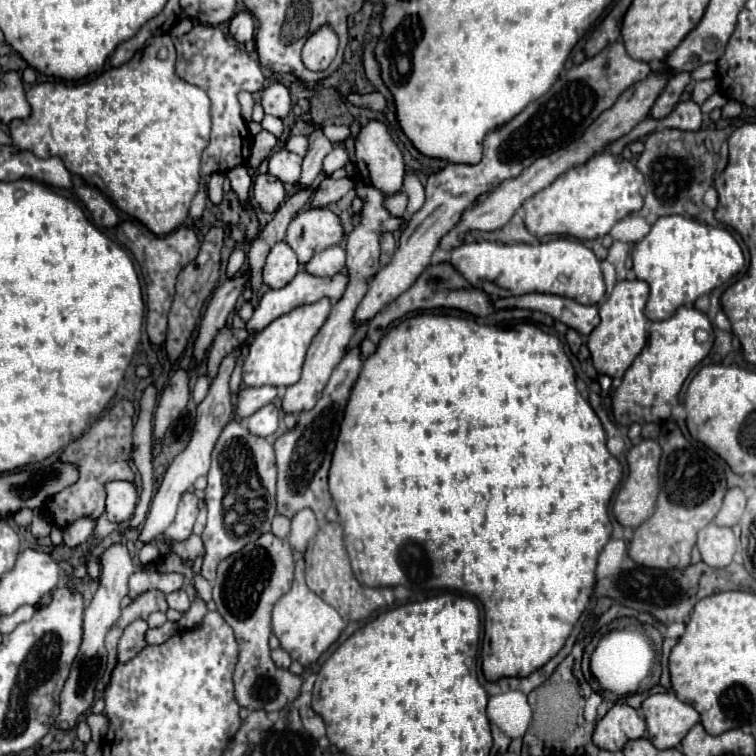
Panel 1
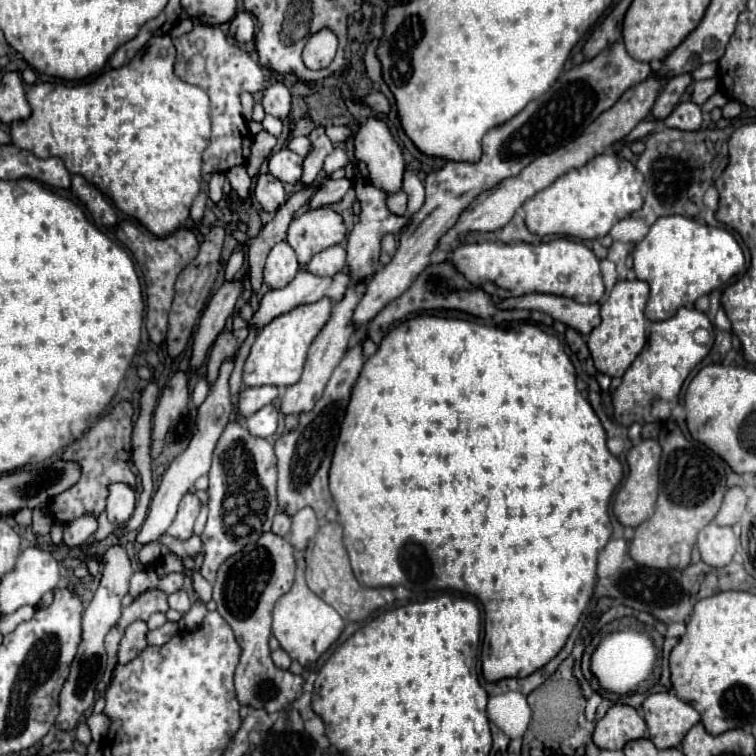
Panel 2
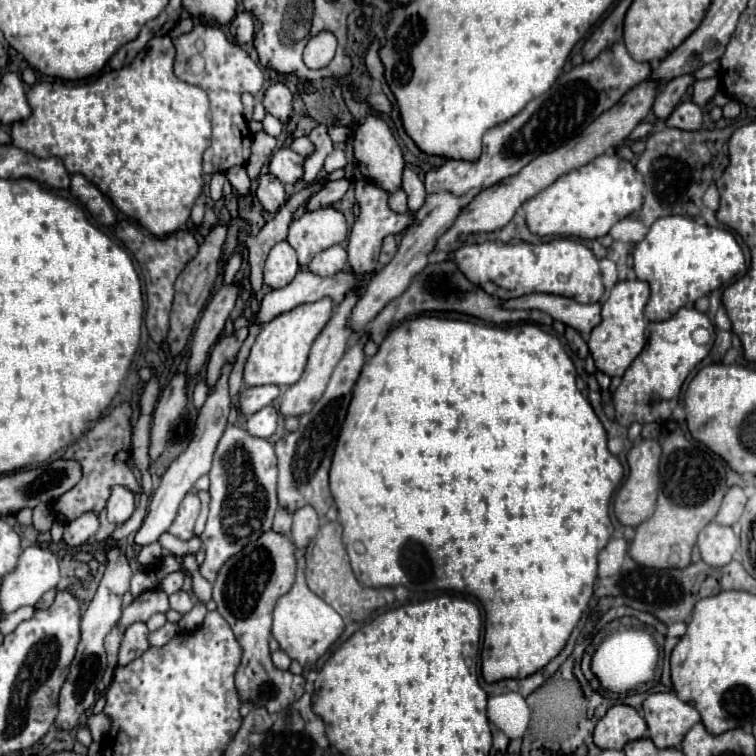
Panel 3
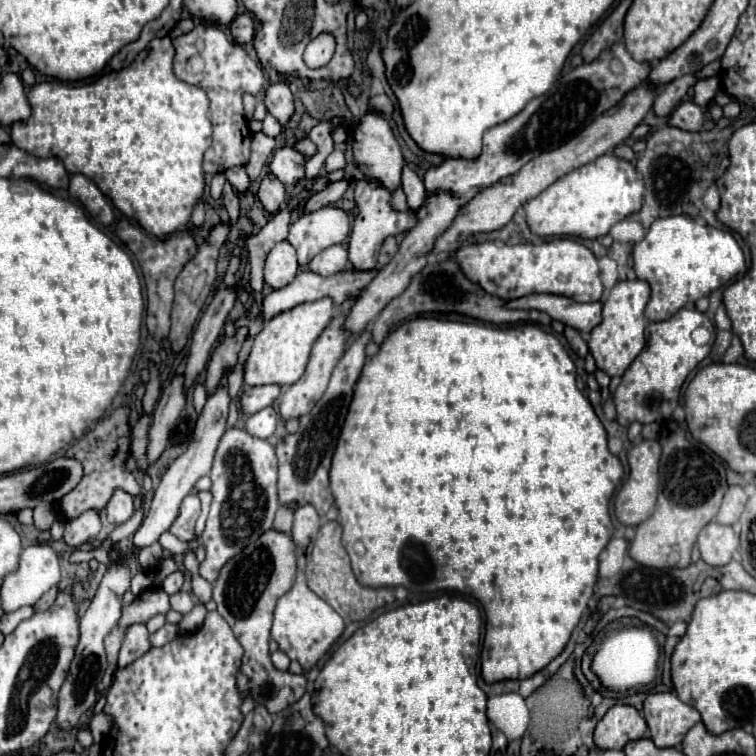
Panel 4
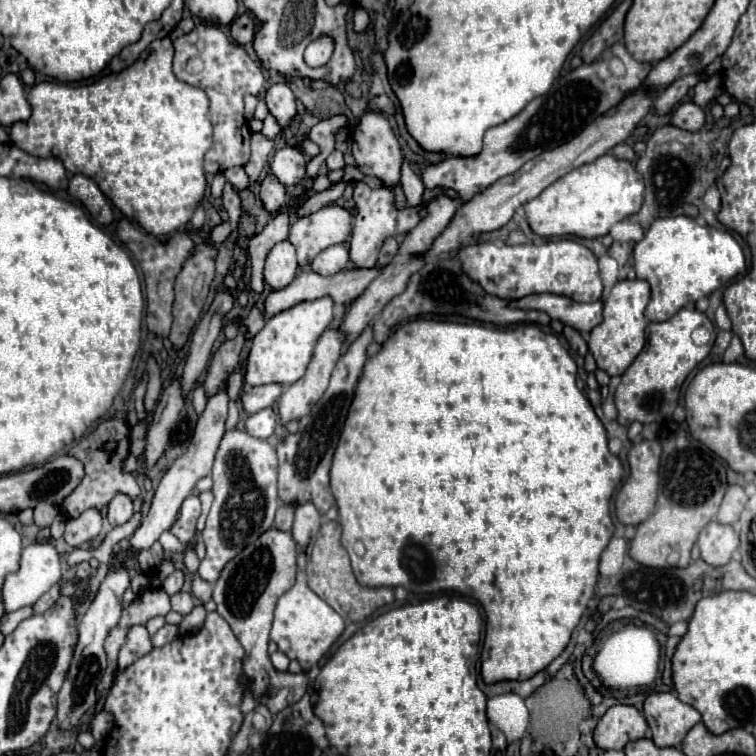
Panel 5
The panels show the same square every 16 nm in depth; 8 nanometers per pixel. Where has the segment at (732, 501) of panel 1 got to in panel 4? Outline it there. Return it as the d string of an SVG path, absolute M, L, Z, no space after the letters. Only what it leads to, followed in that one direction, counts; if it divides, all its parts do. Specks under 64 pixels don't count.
M730 486L724 500L722 500L722 506L720 506L720 512L716 516L716 520L720 524L734 524L738 522L744 506L746 506L746 500L748 496L744 494L744 490L740 486Z

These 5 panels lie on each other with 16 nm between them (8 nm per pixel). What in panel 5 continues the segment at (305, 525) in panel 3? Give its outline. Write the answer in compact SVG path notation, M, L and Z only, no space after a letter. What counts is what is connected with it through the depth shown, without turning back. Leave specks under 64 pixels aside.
M312 502L298 504L296 516L294 516L294 526L292 526L292 536L294 536L296 544L308 546L308 542L320 530L320 524L322 524L322 516Z

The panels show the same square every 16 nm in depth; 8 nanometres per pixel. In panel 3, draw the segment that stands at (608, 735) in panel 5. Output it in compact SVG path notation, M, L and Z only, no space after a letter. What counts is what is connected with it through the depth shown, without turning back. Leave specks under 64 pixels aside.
M616 704L604 718L598 720L594 730L594 744L602 750L622 750L626 742L644 738L646 720L632 706Z

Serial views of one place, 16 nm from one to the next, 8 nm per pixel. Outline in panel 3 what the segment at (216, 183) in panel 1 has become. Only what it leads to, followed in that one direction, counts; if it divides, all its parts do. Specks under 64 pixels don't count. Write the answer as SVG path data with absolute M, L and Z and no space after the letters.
M224 174L212 176L212 180L210 180L210 196L212 196L212 200L220 200L222 198L222 186L224 186L224 182L226 182Z

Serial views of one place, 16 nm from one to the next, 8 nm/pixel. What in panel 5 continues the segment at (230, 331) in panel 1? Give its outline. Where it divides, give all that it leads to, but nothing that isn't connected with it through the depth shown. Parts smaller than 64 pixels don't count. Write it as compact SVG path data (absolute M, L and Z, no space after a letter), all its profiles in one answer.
M240 327L234 340L224 340L220 344L220 348L214 352L210 368L208 368L208 374L206 374L206 380L204 380L206 398L212 398L220 390L224 390L228 378L236 372L238 360L240 360L240 352L242 352L242 346L244 346L245 342L244 333L246 330L246 327Z

